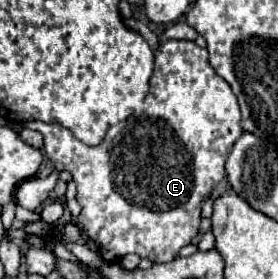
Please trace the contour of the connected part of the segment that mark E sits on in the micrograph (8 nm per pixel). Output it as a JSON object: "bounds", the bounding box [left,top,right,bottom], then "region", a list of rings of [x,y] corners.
{"bounds":[21,41,243,263],"region":[[[163,41],[159,45],[159,49],[155,51],[155,69],[151,75],[151,89],[147,99],[143,101],[143,107],[137,109],[127,121],[125,127],[120,125],[112,126],[103,140],[103,143],[95,145],[95,147],[87,147],[85,143],[81,143],[69,129],[57,125],[57,123],[41,123],[41,121],[25,121],[21,123],[27,129],[35,129],[43,135],[43,147],[45,153],[49,155],[49,159],[53,161],[57,171],[69,171],[73,175],[73,181],[77,183],[77,201],[83,207],[79,213],[79,227],[83,231],[83,235],[91,237],[93,241],[97,241],[101,245],[101,257],[107,263],[119,263],[127,253],[137,253],[143,259],[149,259],[153,263],[167,263],[173,261],[177,257],[177,253],[181,251],[181,247],[185,247],[187,243],[193,241],[193,237],[199,231],[199,223],[201,223],[201,203],[211,195],[215,183],[219,183],[221,179],[225,179],[225,161],[227,155],[231,151],[231,147],[235,145],[235,141],[241,137],[243,129],[241,129],[241,111],[239,111],[239,103],[237,97],[233,95],[233,91],[229,89],[229,85],[215,73],[215,69],[209,65],[209,53],[207,49],[199,47],[195,41]]]}

